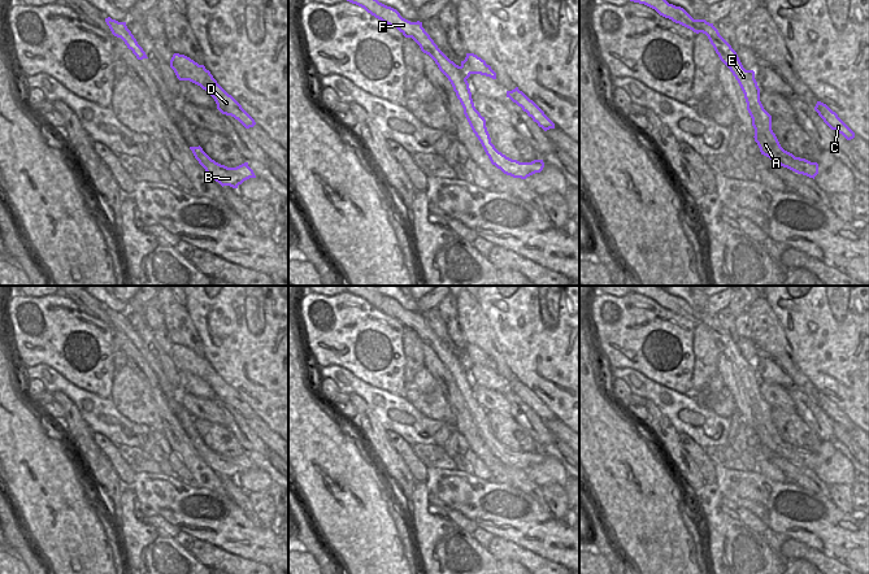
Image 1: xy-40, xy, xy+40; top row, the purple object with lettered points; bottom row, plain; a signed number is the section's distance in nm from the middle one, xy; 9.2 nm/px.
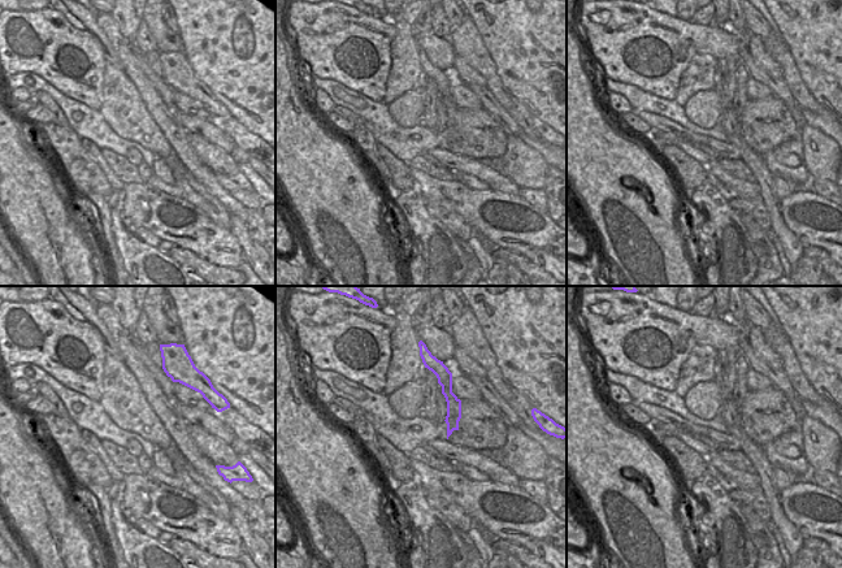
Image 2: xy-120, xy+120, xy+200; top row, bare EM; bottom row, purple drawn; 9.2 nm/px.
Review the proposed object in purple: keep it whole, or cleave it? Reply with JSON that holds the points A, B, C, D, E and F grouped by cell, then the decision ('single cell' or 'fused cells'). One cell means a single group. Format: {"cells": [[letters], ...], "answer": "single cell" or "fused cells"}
{"cells": [["A", "B", "E", "F"], ["C", "D"]], "answer": "fused cells"}

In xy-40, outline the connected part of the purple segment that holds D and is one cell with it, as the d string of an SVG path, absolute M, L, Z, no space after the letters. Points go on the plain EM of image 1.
M174 344L170 351L170 358L179 371L190 371L205 381L214 390L217 400L222 405L234 408L246 419L256 416L255 410L217 374L204 356L199 356L184 345Z

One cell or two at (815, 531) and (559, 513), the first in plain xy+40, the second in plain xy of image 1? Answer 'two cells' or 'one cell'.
two cells

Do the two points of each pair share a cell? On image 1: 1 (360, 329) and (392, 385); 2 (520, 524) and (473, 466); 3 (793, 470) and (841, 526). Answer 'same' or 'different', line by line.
1: same
2: different
3: different

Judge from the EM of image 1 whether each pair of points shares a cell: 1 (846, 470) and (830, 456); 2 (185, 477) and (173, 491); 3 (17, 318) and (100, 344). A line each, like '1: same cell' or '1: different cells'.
1: same cell
2: different cells
3: same cell

